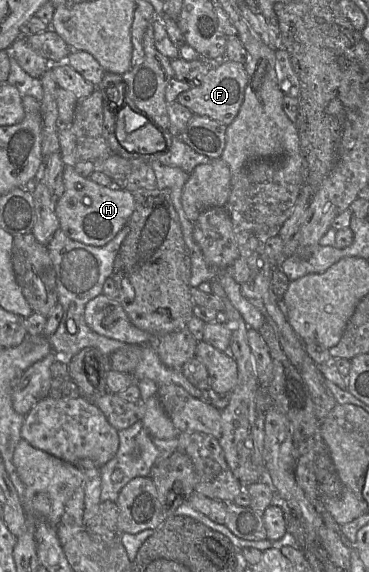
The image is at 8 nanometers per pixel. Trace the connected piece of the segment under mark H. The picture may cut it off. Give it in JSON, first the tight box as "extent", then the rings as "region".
{"extent":[55,165,134,246],"region":[[[65,165],[63,170],[64,192],[58,198],[55,214],[59,228],[69,238],[92,246],[104,246],[126,225],[134,211],[134,197],[131,191],[118,187],[101,186],[88,177],[82,177],[75,171],[75,166]]]}

